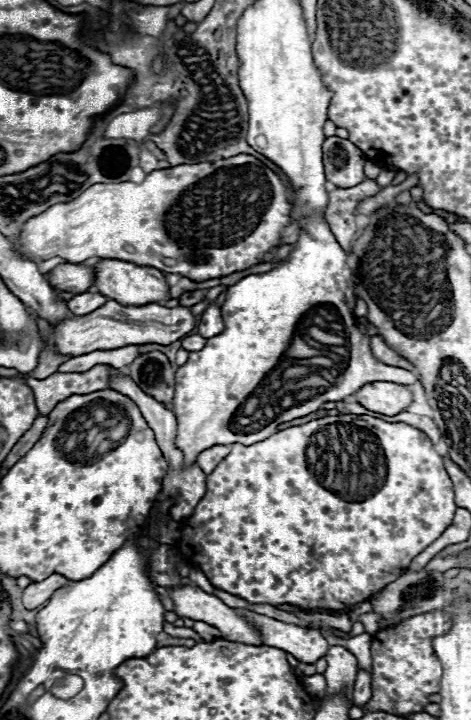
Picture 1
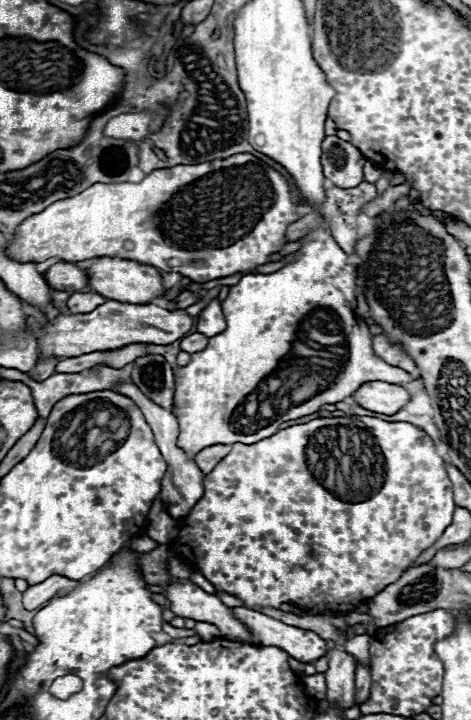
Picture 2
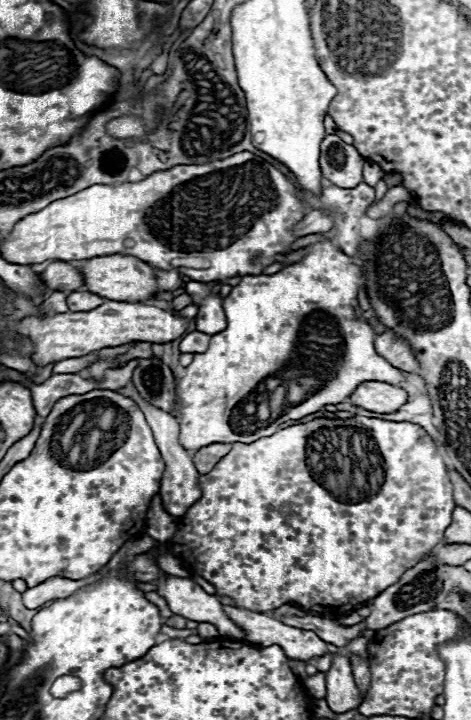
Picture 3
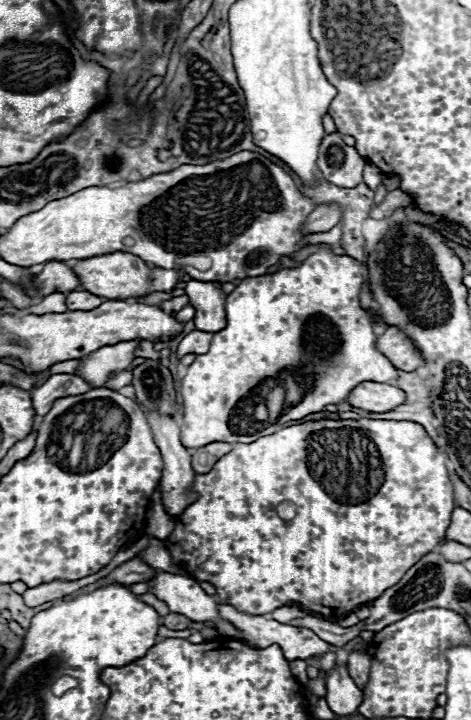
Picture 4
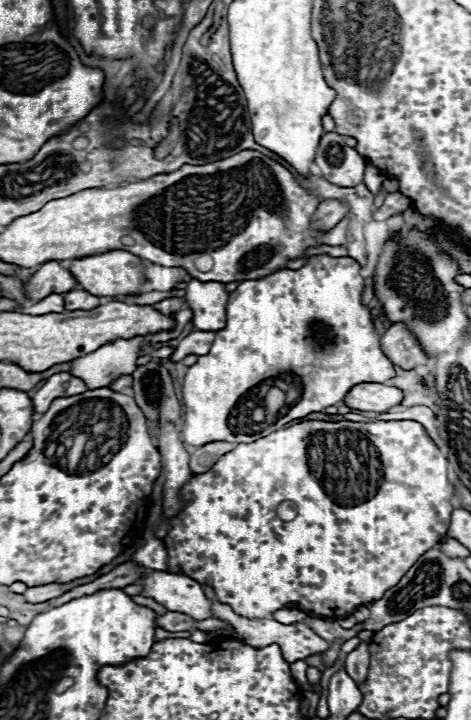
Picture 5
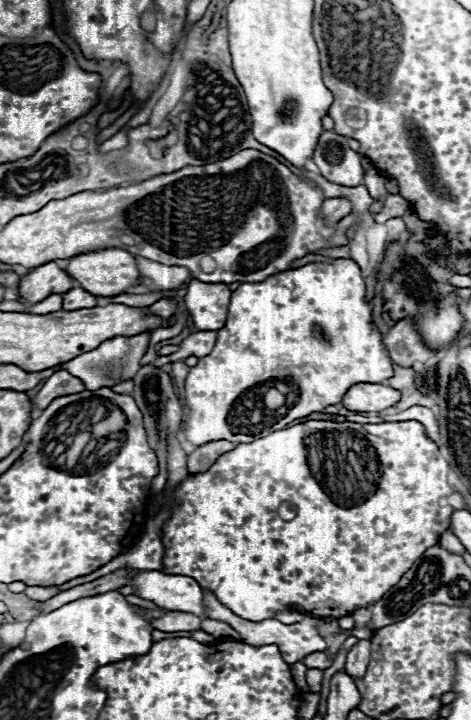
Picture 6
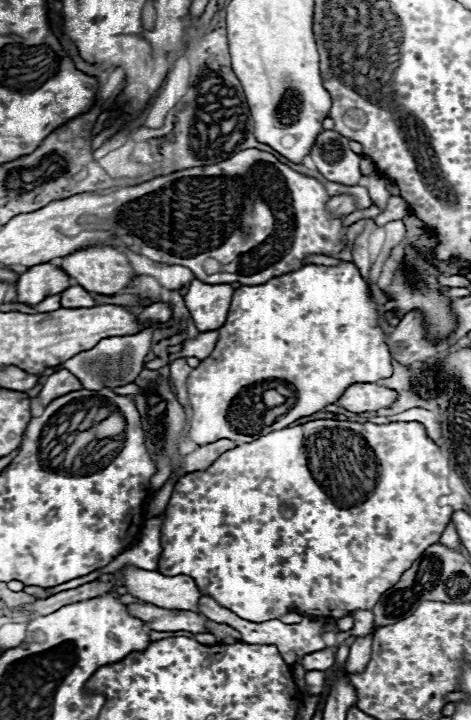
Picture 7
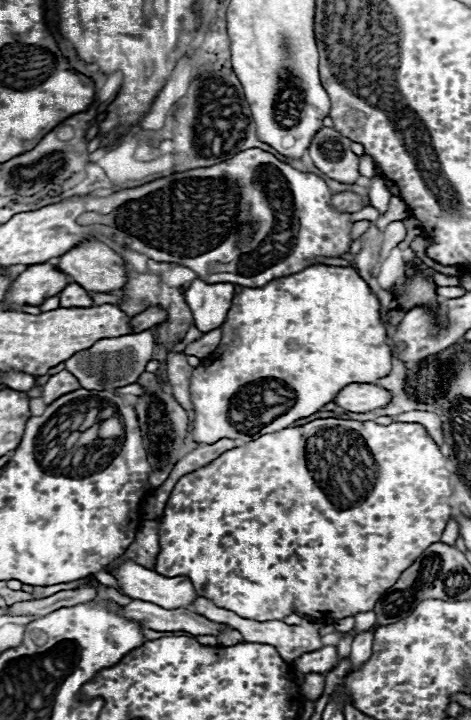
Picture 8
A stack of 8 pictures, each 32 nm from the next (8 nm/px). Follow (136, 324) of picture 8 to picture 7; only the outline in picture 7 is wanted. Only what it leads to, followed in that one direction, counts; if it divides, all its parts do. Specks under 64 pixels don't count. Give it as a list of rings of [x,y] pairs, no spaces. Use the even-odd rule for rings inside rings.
[[[150,304],[140,312],[140,316],[136,320],[140,324],[156,324],[156,322],[164,324],[164,322],[168,322],[168,316],[170,316],[168,304]]]

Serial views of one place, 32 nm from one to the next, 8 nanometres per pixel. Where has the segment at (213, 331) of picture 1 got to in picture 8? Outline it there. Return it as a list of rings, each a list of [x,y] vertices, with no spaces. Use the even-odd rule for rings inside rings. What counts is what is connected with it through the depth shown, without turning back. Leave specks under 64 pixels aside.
[[[200,278],[188,286],[188,306],[194,314],[194,324],[202,332],[210,332],[224,322],[224,316],[232,304],[232,284],[208,284]]]

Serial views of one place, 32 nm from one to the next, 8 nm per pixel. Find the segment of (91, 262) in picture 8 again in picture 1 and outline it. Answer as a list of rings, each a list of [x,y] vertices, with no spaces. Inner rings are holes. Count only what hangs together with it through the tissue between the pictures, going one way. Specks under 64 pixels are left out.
[[[100,258],[94,264],[94,284],[102,296],[110,300],[120,300],[120,304],[152,304],[160,300],[168,300],[168,286],[164,274],[150,266],[138,266],[134,262],[116,260],[116,258]]]

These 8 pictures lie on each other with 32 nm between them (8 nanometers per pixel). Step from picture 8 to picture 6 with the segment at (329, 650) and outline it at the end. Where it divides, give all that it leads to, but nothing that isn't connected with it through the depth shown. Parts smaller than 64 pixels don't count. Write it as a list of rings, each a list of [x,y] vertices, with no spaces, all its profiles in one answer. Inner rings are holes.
[[[314,652],[314,654],[308,654],[304,660],[306,668],[318,668],[318,670],[326,670],[332,666],[332,658],[328,656],[328,652]]]

